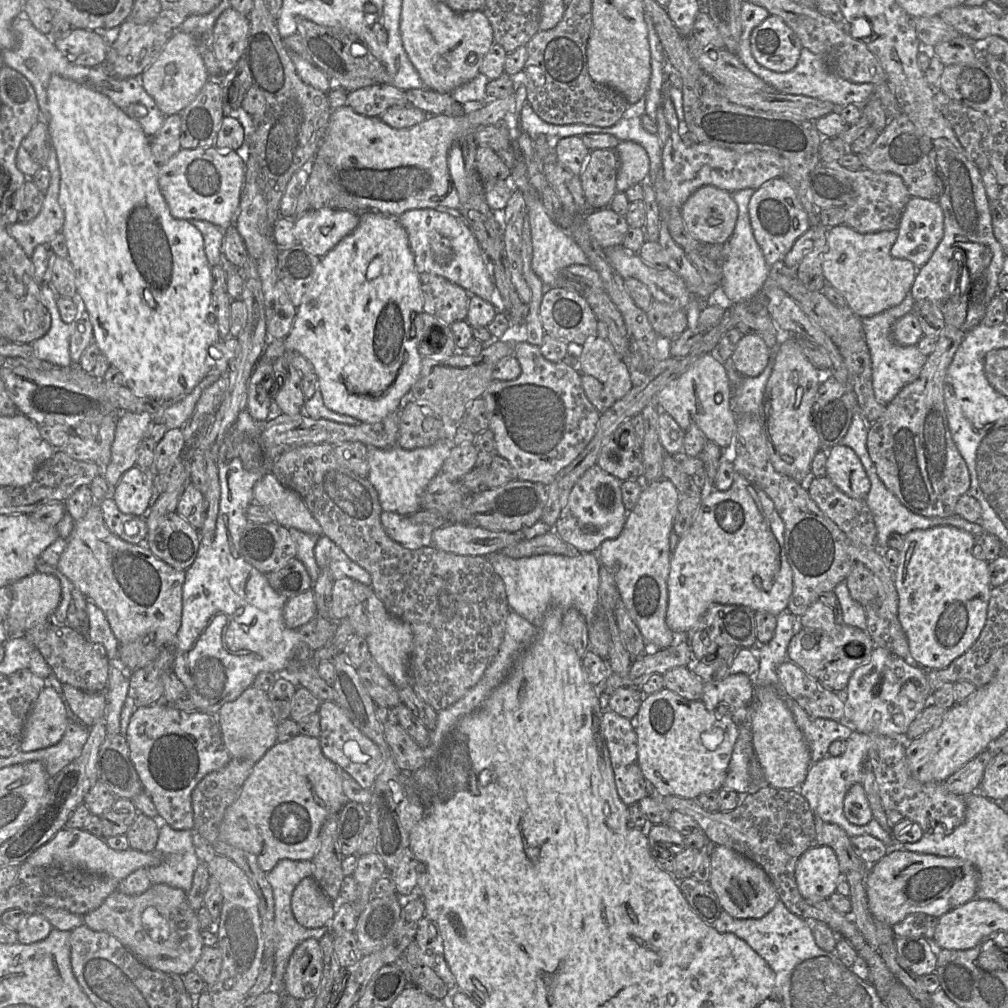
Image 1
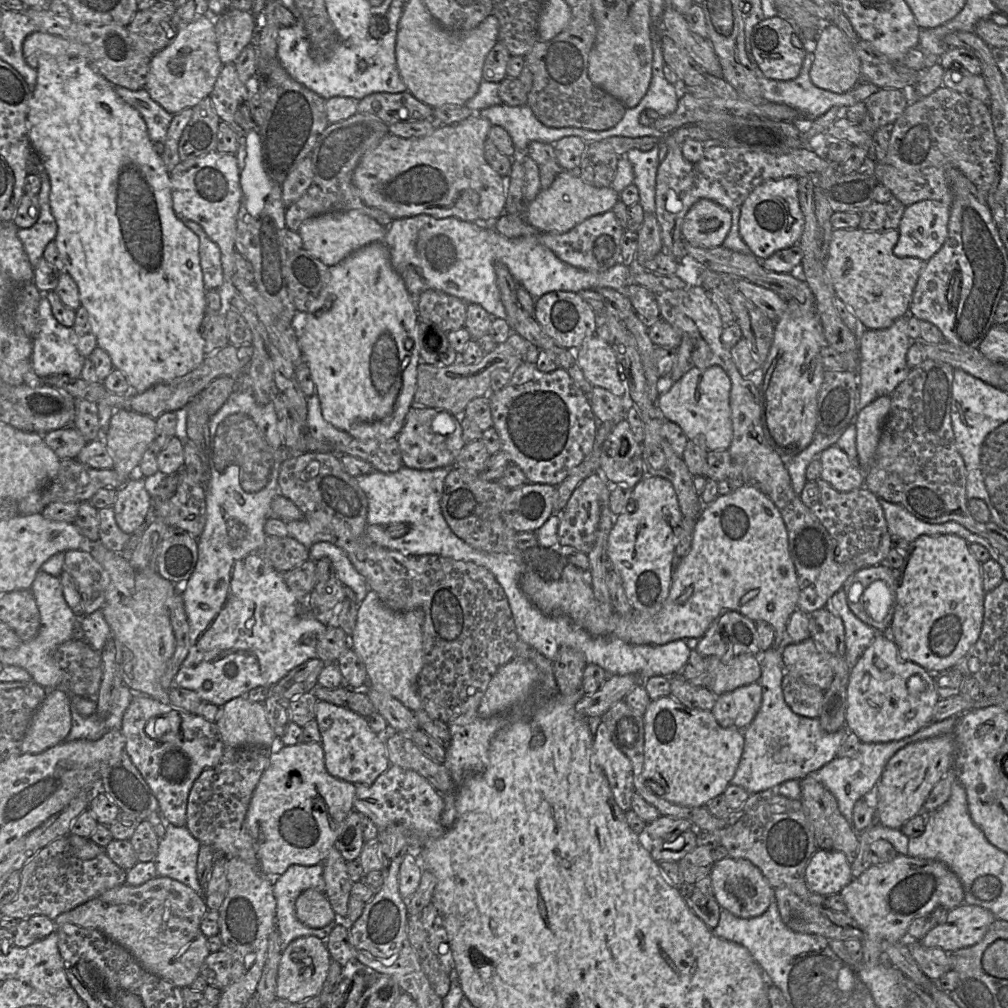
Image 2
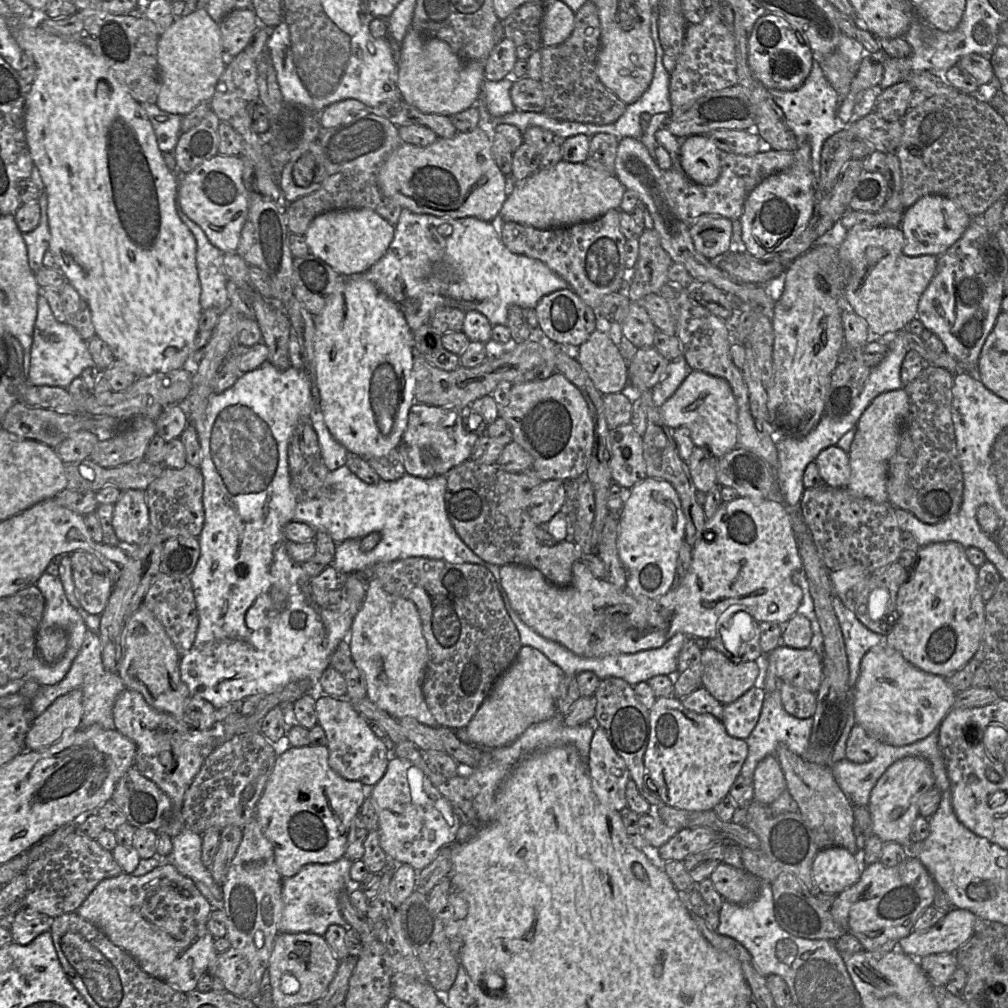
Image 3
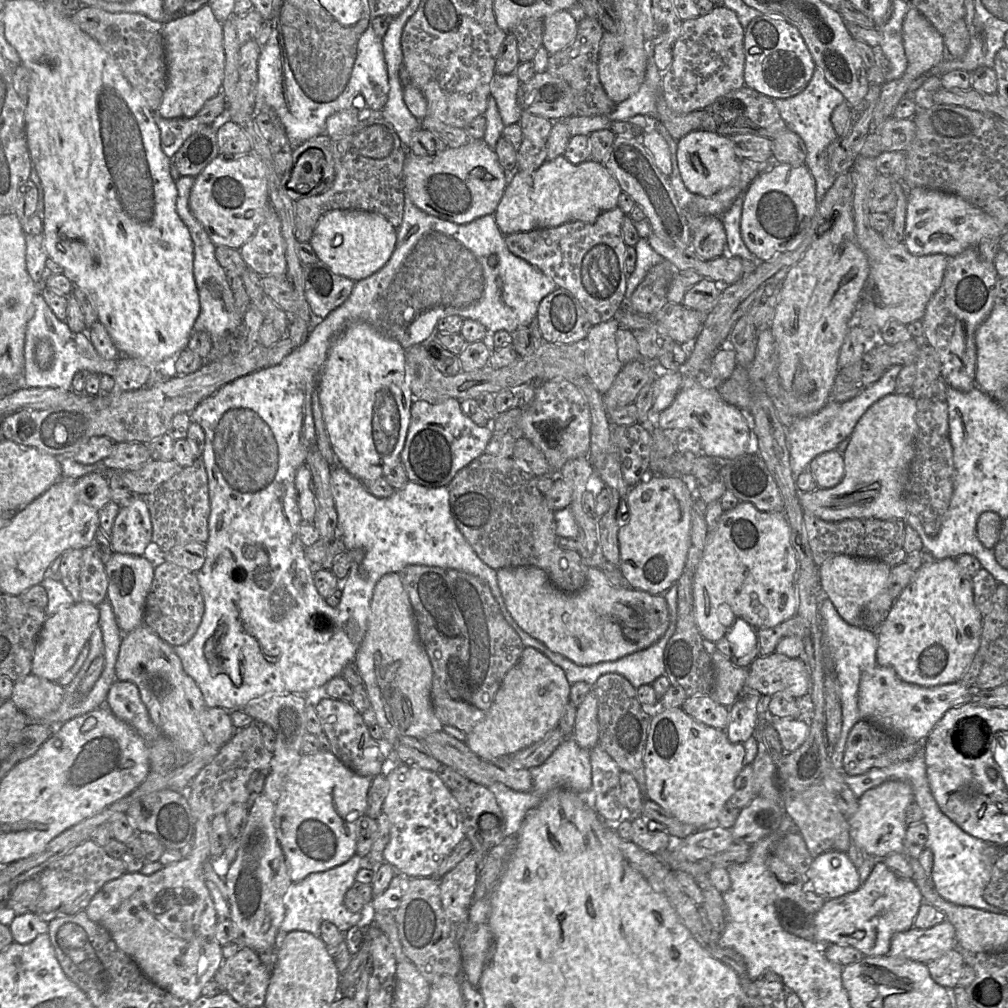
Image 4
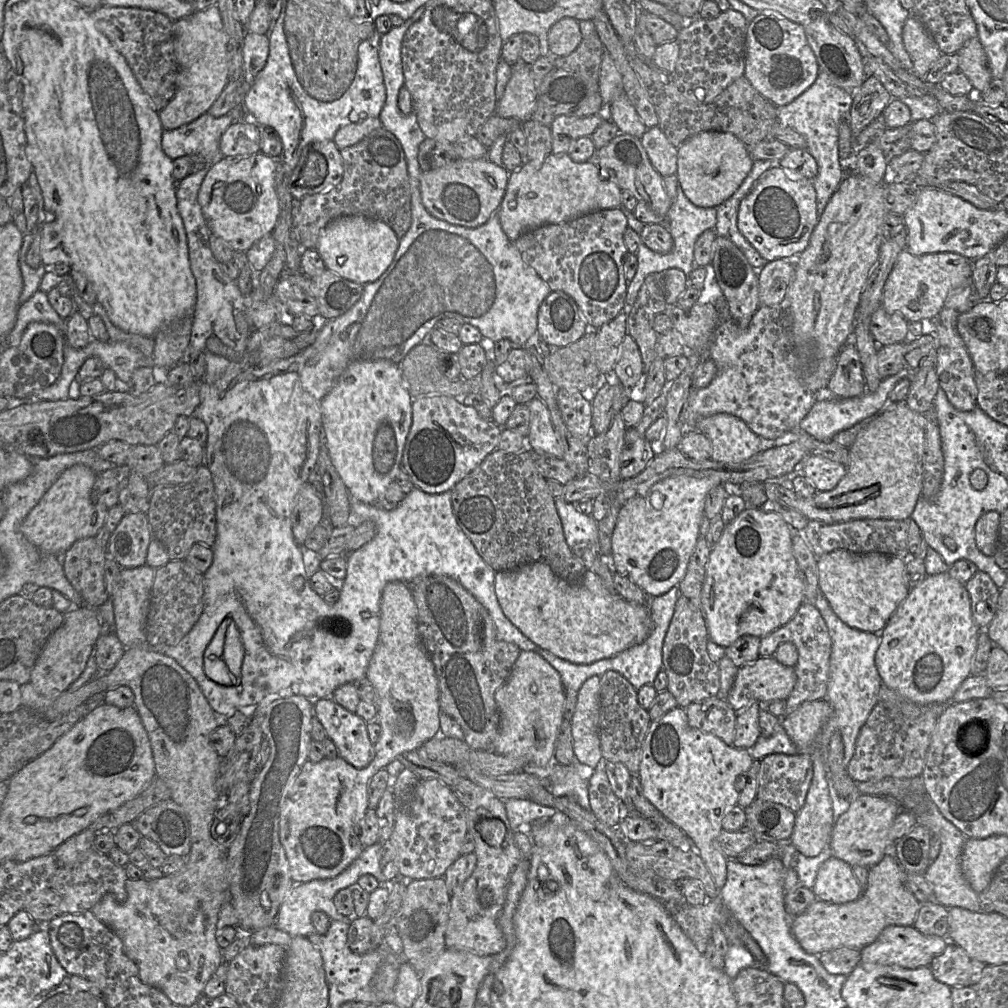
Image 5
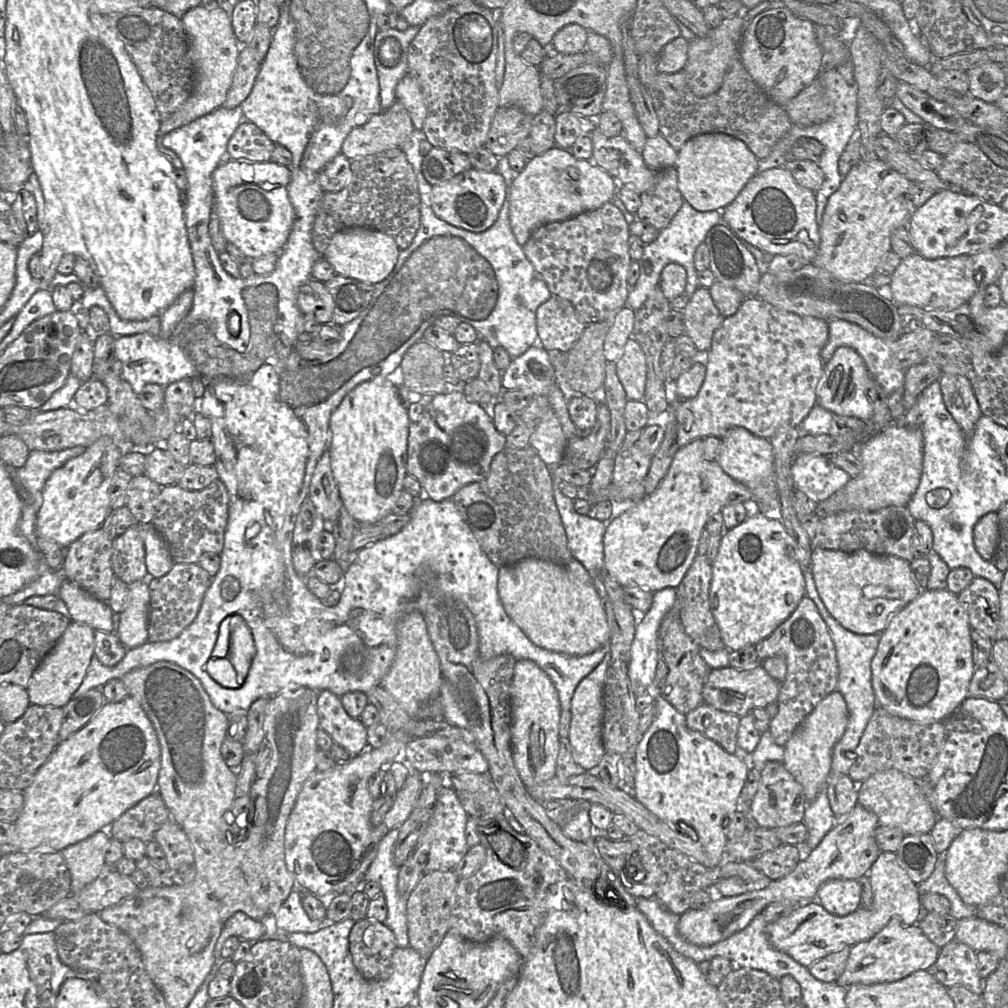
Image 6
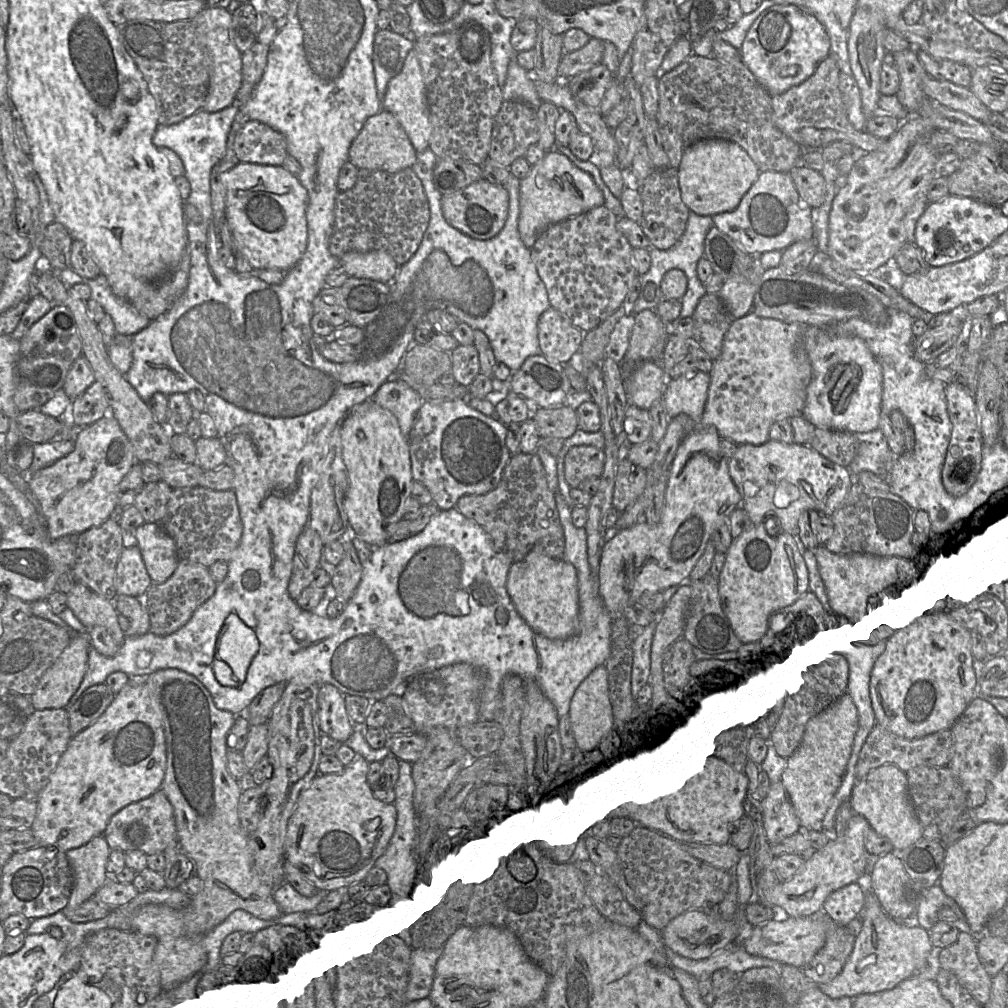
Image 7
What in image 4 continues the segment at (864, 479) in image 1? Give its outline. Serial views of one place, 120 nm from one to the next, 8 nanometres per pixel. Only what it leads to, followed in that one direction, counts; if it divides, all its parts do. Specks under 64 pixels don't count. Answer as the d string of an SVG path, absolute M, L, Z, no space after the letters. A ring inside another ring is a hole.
M836 450L824 452L812 459L808 468L818 488L833 488L844 476L843 454Z

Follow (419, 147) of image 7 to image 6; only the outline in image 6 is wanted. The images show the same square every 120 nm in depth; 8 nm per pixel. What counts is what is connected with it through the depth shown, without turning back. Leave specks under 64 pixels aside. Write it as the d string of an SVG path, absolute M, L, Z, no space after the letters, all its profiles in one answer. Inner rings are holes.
M407 74L397 84L396 101L404 105L408 111L415 129L422 130L427 116L427 107L422 90L416 79Z

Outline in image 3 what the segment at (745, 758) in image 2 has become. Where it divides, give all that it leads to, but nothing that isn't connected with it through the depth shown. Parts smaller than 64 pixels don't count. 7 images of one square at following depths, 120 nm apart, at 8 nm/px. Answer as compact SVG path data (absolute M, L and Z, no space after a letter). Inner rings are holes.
M779 690L766 694L759 720L751 734L745 739L748 746L748 754L742 765L740 775L753 779L757 765L767 756L774 756L779 744L785 745L791 752L802 757L809 747L812 726L812 717L798 719L786 712L782 705Z

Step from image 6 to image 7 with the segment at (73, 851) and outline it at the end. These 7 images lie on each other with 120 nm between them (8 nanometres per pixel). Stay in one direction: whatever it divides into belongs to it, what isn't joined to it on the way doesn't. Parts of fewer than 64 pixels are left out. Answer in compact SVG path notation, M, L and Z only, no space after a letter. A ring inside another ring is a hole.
M100 835L83 846L65 852L74 877L69 907L79 907L91 899L104 884L107 878L106 865L110 851L106 839Z

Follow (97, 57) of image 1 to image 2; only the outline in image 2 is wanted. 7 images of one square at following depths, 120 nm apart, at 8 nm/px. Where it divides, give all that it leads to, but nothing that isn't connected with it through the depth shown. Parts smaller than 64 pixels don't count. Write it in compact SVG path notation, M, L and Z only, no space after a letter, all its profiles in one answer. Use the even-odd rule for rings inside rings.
M41 30L29 34L22 46L26 63L36 69L41 55L66 56L89 62L89 49L80 43Z

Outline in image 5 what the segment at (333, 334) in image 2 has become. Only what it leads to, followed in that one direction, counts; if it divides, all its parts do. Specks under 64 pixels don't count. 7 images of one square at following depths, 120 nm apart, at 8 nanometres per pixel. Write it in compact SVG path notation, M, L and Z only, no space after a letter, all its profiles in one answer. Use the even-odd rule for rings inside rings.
M389 360L351 363L322 399L323 441L350 496L367 504L378 504L387 487L395 480L401 468L402 454L412 423L411 403L412 397L399 365Z

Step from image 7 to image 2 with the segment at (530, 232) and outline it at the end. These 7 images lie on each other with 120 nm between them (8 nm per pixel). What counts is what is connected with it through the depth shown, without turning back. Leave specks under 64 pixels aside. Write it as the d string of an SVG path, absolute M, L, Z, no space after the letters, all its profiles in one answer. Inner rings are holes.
M561 170L555 177L551 186L546 190L541 190L536 198L525 205L523 218L532 227L541 232L549 233L566 233L572 228L585 221L586 219L611 211L614 205L619 200L619 193L611 187L597 188L586 184L578 175L577 172L569 172Z

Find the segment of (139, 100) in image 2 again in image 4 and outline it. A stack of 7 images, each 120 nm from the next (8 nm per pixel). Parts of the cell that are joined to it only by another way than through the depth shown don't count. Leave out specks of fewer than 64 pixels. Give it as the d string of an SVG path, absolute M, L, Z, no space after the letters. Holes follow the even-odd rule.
M154 111L154 120L160 130L160 146L163 153L173 158L175 153L180 149L183 143L192 134L196 133L199 129L207 124L203 124L194 116L192 118L163 118L157 111ZM167 133L174 134L174 141L171 145L166 145Z

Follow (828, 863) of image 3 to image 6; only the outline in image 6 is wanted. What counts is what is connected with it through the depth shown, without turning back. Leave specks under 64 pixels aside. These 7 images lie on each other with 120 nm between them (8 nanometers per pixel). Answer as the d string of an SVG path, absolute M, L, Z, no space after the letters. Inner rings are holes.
M831 879L818 889L817 901L829 913L846 916L861 907L861 888L857 880Z

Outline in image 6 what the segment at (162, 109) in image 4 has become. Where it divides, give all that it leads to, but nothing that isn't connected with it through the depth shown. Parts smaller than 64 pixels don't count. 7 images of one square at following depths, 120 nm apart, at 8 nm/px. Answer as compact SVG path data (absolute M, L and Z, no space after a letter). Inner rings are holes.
M199 5L188 10L182 22L190 41L193 89L187 100L167 120L161 122L158 137L222 107L238 65L240 44L245 44L236 38L231 18L222 7L207 8Z

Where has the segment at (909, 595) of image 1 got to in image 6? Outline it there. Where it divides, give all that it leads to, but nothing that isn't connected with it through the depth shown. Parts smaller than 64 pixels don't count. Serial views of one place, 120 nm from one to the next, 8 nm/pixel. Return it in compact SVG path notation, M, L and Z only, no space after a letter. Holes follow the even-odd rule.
M948 589L926 590L896 613L880 634L877 651L871 661L871 681L876 707L921 724L944 721L966 699L975 666L968 614L957 595Z

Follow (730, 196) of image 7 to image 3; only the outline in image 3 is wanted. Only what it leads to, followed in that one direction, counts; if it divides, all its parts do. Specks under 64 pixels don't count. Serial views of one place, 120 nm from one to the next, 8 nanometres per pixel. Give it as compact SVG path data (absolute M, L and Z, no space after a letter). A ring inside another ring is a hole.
M707 135L680 139L679 162L683 173L693 182L708 185L720 174L721 151Z

